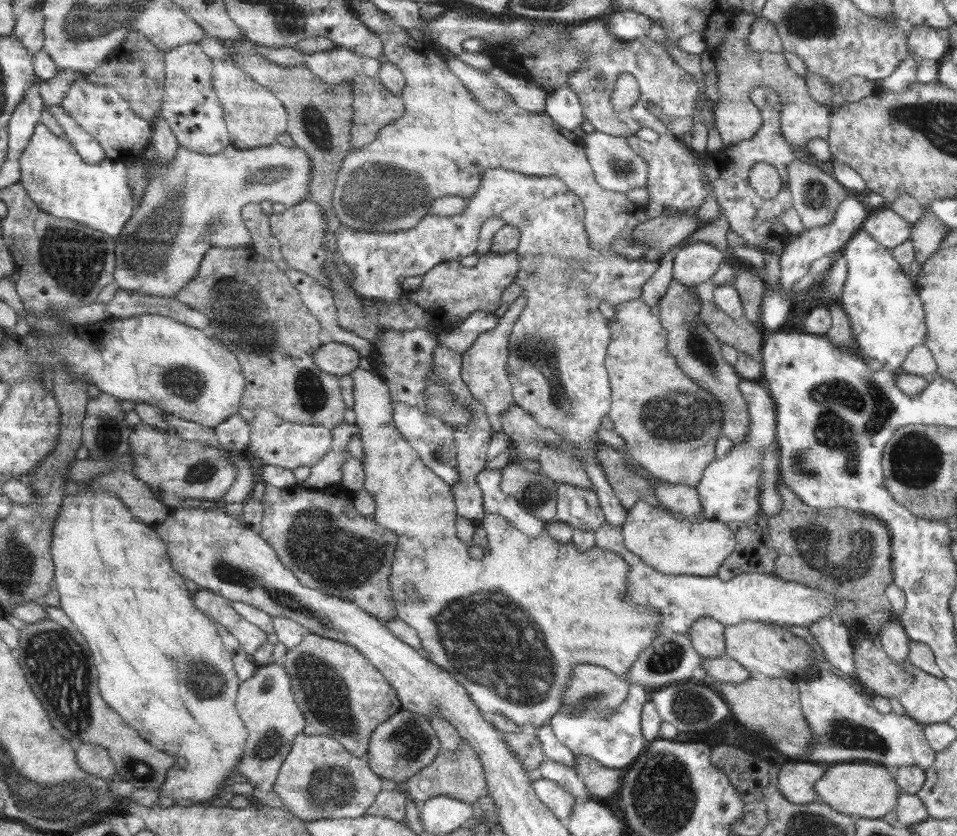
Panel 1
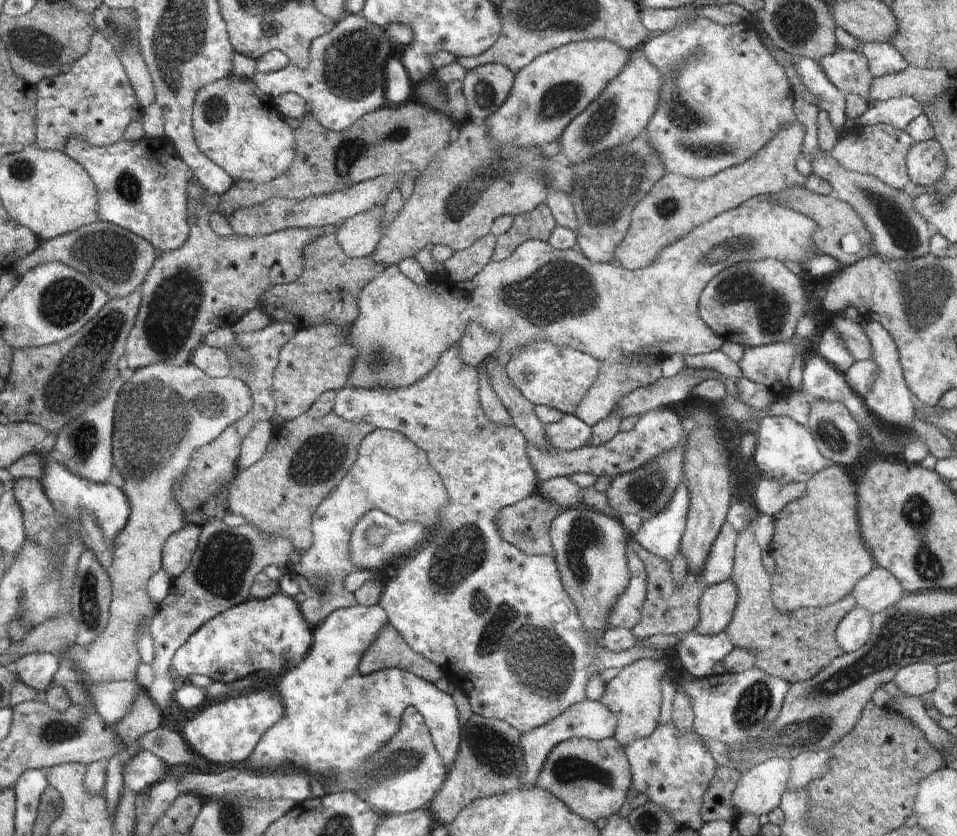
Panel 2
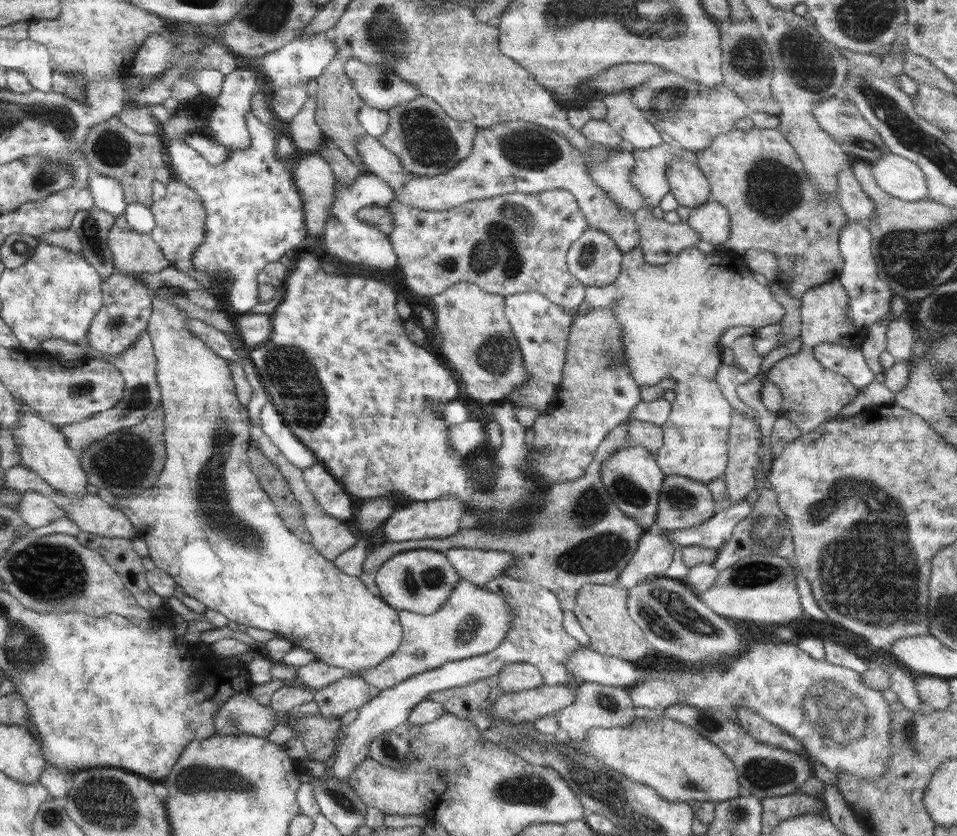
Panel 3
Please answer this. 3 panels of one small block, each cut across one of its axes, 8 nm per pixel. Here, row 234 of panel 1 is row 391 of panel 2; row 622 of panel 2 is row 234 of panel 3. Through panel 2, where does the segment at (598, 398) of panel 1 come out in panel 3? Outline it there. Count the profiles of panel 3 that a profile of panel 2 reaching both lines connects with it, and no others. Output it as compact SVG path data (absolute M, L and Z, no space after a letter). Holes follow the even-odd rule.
M566 189L545 190L537 193L512 192L510 194L493 196L492 198L486 198L484 200L471 200L470 203L443 211L424 211L422 209L410 207L406 204L401 204L396 199L385 207L390 209L390 216L392 216L392 233L389 235L389 240L395 256L397 257L397 266L400 269L400 272L404 274L403 286L407 287L408 290L412 290L416 296L432 297L444 292L448 287L458 284L458 282L466 282L478 285L484 292L497 294L503 297L510 296L511 294L534 291L543 294L548 300L551 300L552 303L562 307L571 315L578 316L577 310L579 309L580 304L585 300L586 289L584 285L569 272L567 268L567 253L570 246L587 230L588 224L586 224L586 218L582 216L582 212L580 212L575 196Z

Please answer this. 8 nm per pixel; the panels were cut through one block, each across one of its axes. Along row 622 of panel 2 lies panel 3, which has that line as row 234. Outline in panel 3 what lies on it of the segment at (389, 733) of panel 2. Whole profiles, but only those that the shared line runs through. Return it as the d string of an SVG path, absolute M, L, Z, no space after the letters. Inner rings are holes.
M366 173L365 175L359 174L351 186L336 183L335 190L337 191L333 200L334 204L330 208L332 214L328 216L324 234L322 234L324 250L328 252L328 256L334 256L353 264L366 264L378 270L394 269L397 266L397 257L392 249L389 236L378 230L376 226L362 223L356 218L356 213L360 209L369 208L371 205L390 205L395 199L394 189L379 176Z

